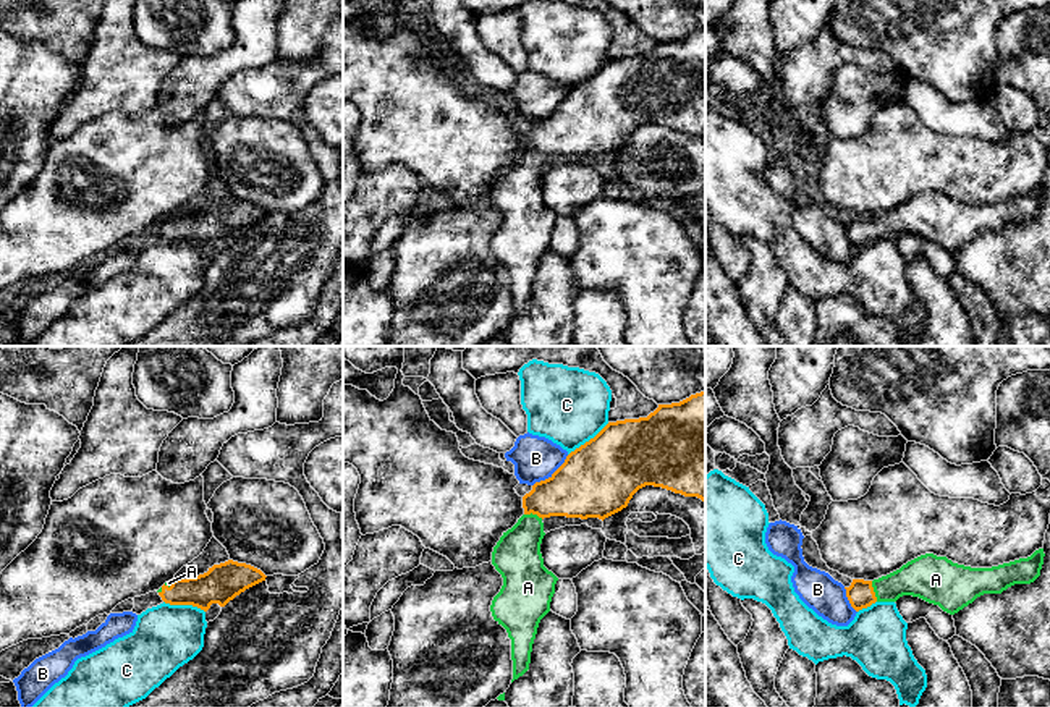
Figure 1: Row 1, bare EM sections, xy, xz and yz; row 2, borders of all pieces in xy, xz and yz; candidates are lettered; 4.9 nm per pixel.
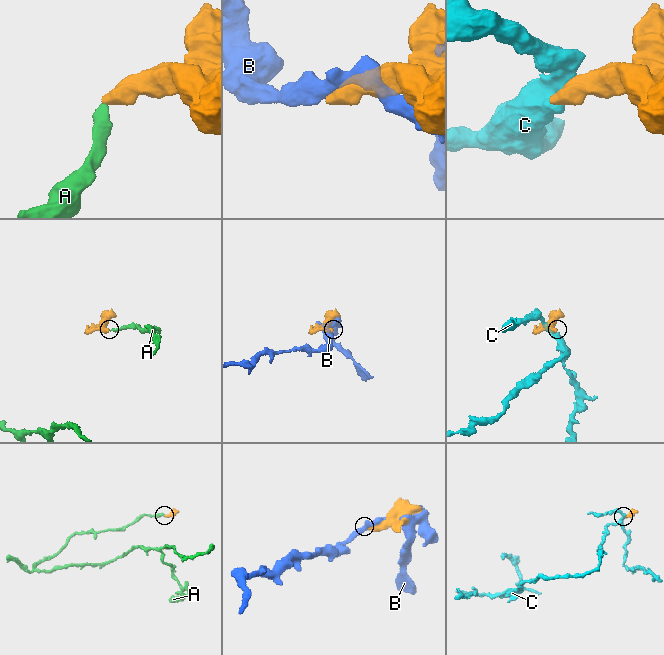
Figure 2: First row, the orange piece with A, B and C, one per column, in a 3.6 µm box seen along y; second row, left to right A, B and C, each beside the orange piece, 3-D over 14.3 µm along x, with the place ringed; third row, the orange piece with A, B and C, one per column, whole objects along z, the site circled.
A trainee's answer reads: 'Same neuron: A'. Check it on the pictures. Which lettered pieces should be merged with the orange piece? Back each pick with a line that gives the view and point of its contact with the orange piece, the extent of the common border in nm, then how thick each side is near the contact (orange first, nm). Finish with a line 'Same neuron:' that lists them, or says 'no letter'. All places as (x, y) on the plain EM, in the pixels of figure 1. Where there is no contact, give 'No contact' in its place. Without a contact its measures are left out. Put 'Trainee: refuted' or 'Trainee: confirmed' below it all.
A: Touches orange at yz (872, 228). Shared border 110 nm. Thickness 130 nm (orange) against 190 nm
Same neuron: A
Trainee: confirmed

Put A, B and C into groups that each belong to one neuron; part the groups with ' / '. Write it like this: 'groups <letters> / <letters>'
groups A / B / C

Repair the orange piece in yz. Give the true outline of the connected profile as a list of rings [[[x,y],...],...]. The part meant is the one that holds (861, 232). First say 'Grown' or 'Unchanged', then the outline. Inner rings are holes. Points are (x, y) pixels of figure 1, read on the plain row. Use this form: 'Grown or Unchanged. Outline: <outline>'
Grown. Outline: [[[1039,186],[1027,196],[971,205],[925,191],[879,217],[853,217],[845,226],[856,249],[875,239],[896,239],[903,233],[912,233],[955,252],[984,231],[1001,231],[1014,222],[1034,220],[1040,214],[1044,194],[1044,186]]]

